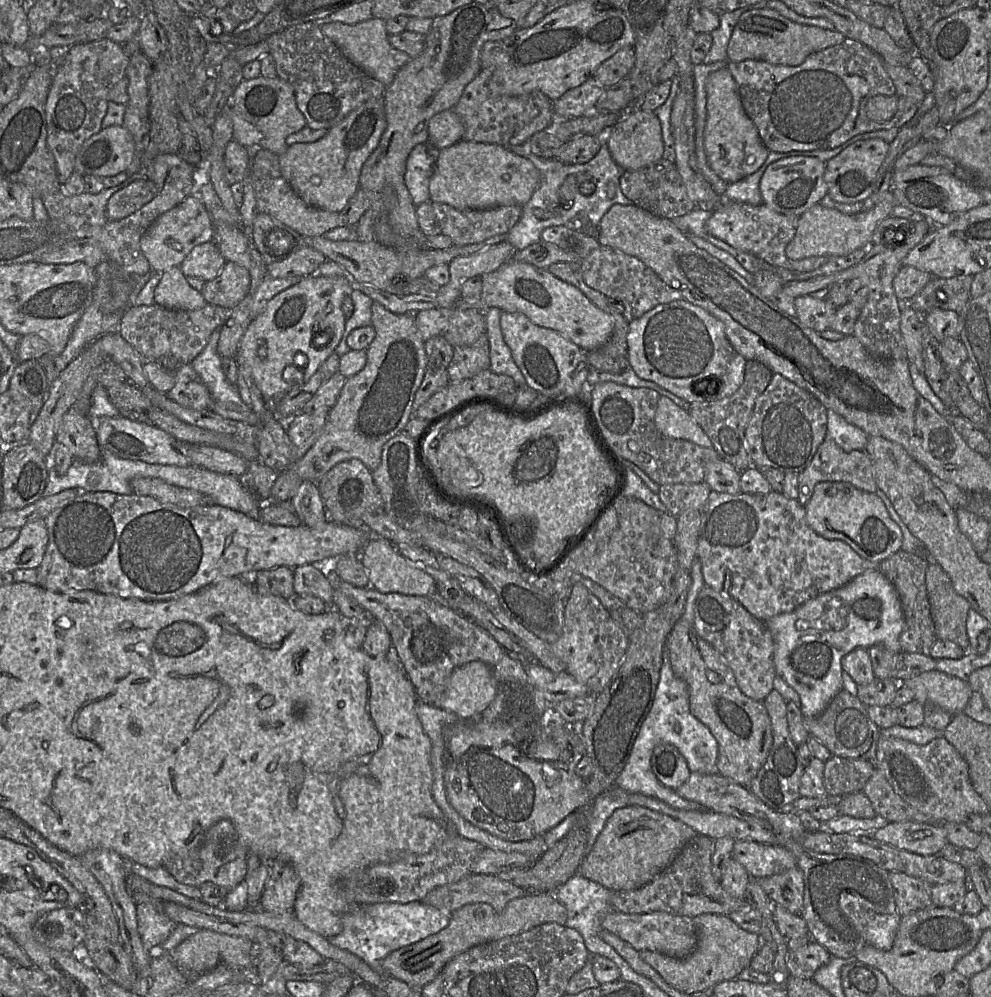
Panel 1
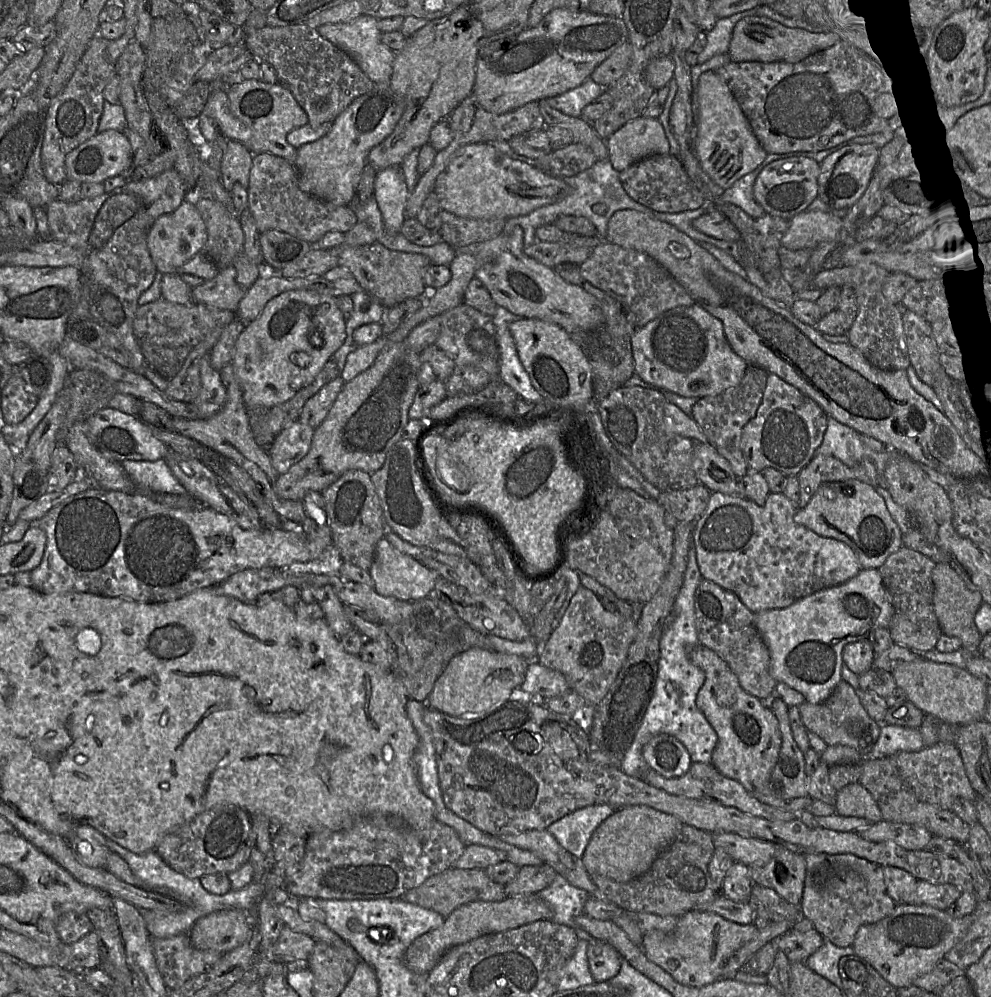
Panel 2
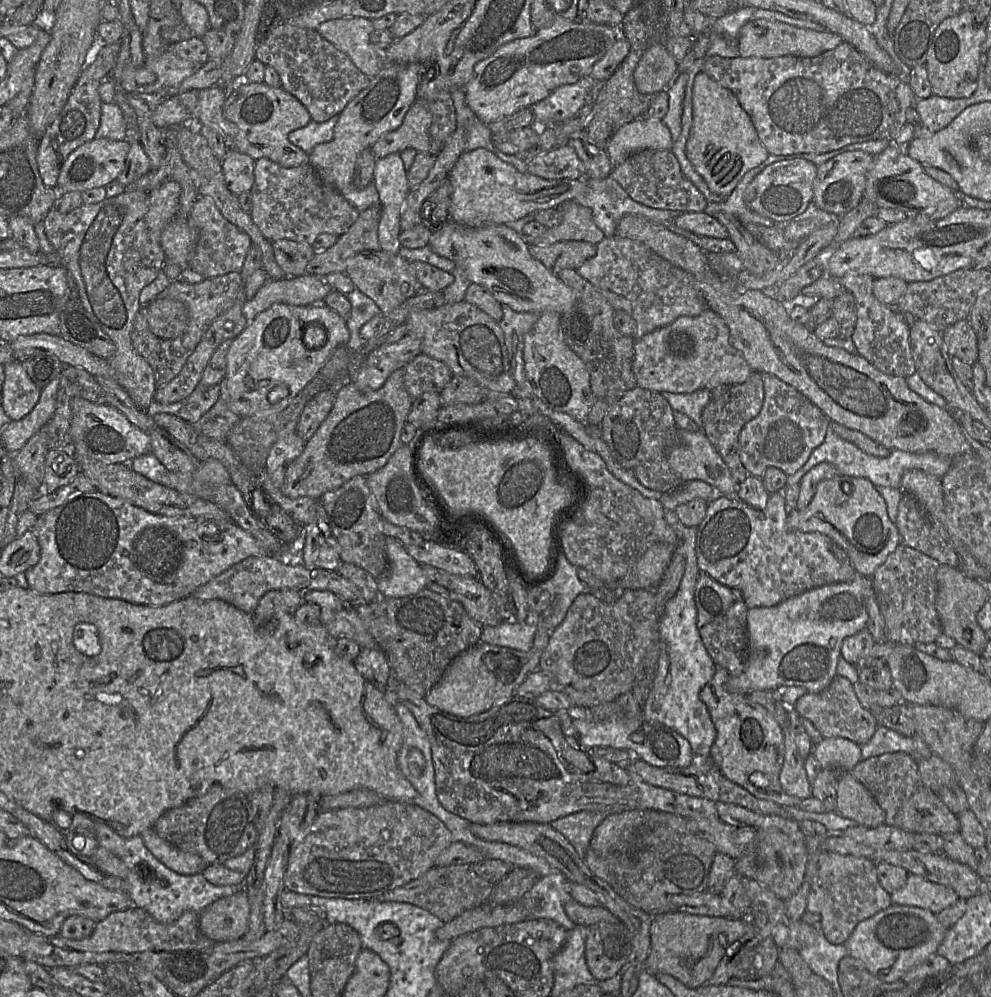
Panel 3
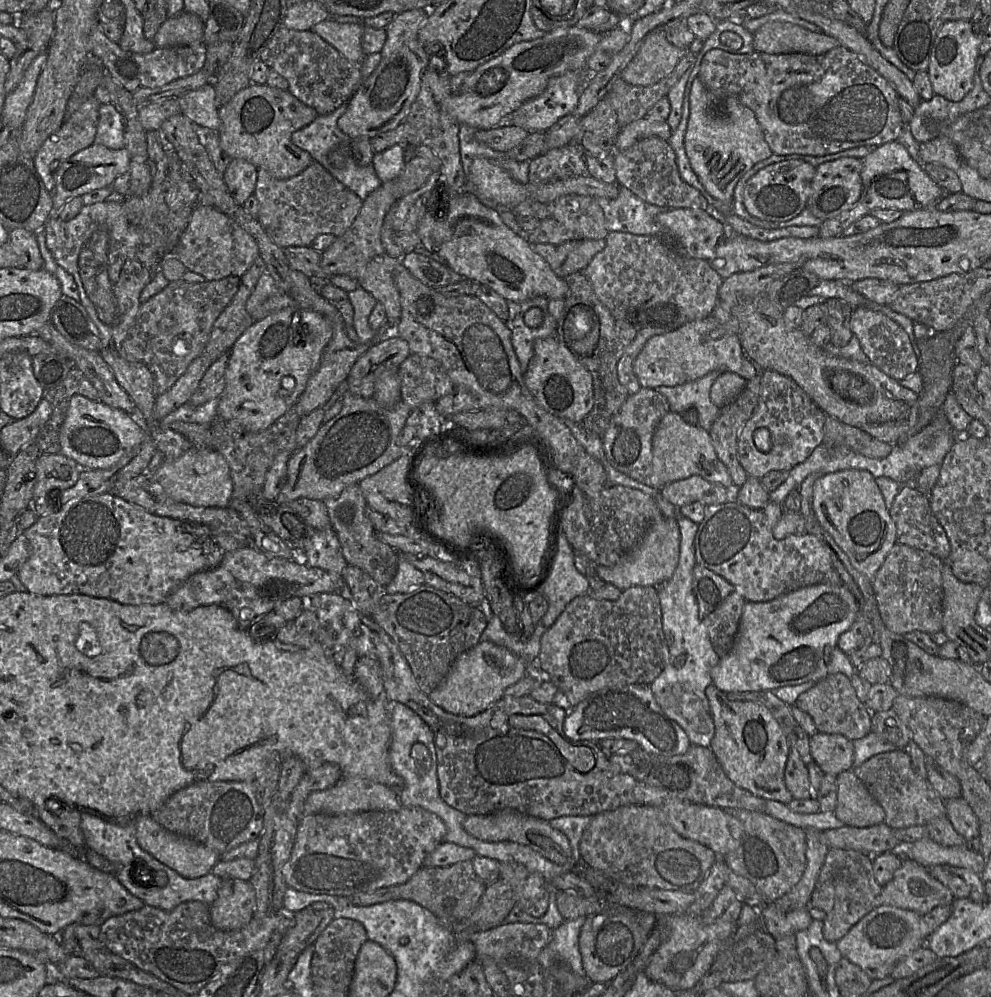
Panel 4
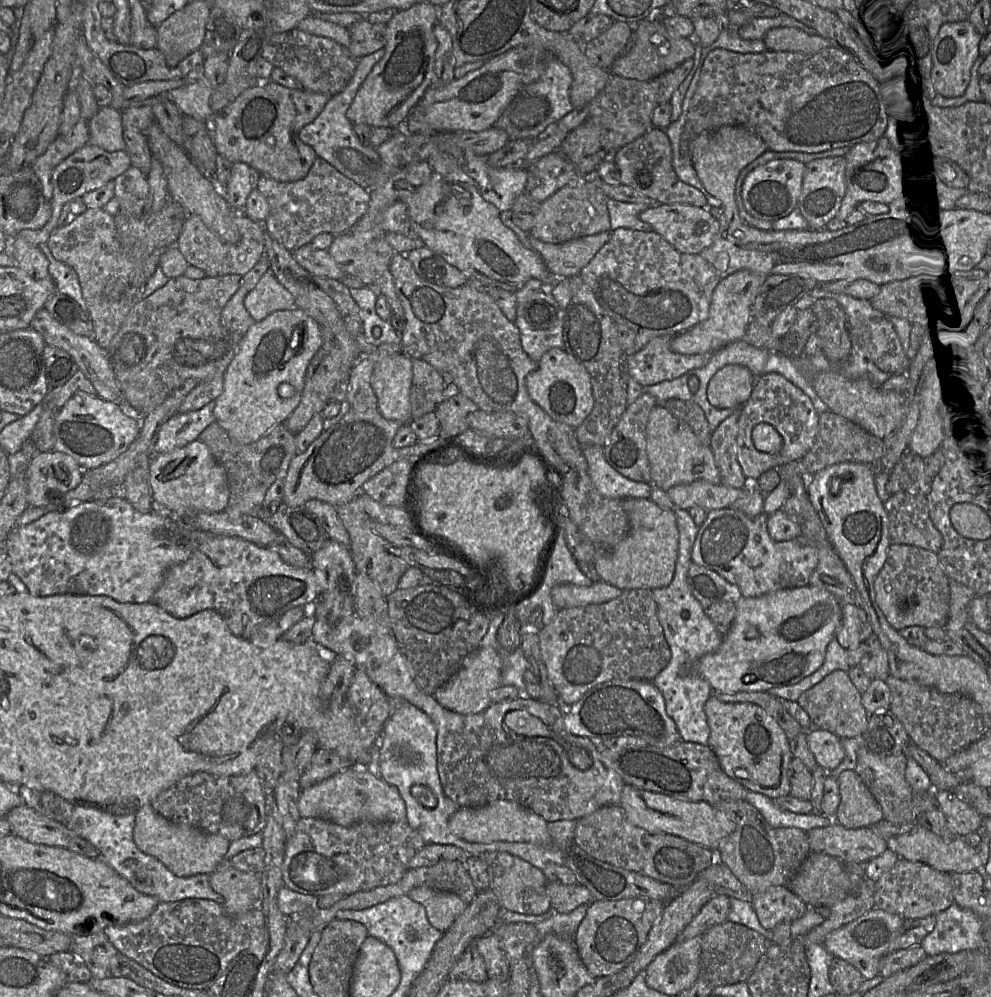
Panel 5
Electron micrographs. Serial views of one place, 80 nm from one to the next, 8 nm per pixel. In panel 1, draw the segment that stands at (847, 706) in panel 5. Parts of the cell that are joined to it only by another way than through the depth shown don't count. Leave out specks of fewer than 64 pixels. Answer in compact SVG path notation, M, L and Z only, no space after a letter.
M842 689L827 708L814 718L804 718L810 736L815 737L833 756L866 759L875 762L881 730L868 714L866 706L857 696Z

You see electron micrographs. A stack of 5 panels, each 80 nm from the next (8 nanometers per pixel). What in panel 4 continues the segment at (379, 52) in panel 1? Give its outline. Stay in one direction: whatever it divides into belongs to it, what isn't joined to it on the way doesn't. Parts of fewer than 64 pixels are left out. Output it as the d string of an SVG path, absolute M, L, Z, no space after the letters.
M330 18L317 23L310 30L348 60L361 65L366 56L361 45L364 27L364 23L339 23Z

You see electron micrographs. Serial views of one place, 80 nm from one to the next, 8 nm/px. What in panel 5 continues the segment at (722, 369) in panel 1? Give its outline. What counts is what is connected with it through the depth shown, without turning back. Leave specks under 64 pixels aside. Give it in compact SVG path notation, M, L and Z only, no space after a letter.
M674 336L655 337L643 349L626 357L626 371L642 387L676 379L709 362L712 353L684 355L673 352L670 343Z

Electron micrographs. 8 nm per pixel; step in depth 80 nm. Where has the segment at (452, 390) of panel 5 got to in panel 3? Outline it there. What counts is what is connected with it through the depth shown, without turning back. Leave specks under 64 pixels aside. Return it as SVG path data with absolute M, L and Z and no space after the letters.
M419 354L404 367L404 386L415 400L426 392L441 393L452 378L449 367L425 354Z

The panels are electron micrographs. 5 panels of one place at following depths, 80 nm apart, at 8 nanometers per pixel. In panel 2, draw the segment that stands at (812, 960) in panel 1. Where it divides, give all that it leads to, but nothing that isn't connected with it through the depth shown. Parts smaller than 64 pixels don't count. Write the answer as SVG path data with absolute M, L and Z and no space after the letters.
M814 928L807 932L791 929L774 941L778 950L785 954L790 963L805 963L821 947L823 937Z

